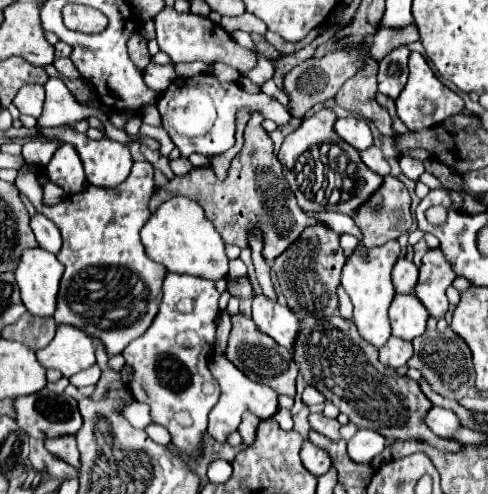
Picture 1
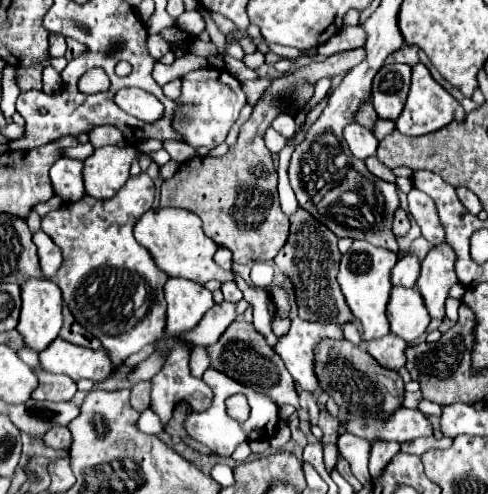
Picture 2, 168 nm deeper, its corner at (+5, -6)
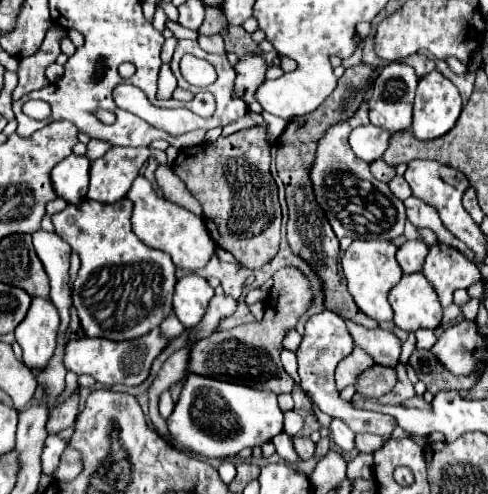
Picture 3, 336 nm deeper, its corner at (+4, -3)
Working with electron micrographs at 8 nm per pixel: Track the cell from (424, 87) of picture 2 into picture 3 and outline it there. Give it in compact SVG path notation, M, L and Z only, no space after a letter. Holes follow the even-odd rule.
M442 73L424 75L416 89L412 133L420 141L436 139L448 133L462 111L458 89Z

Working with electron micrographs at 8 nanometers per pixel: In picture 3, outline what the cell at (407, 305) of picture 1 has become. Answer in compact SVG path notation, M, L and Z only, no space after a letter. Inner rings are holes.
M422 273L402 275L388 301L394 309L394 323L404 331L436 329L442 321L440 301Z

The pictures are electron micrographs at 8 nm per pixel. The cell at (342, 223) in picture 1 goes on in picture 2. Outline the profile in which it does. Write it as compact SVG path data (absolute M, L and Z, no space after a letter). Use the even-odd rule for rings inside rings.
M355 240L351 250L347 254L343 254L341 258L341 266L339 266L339 276L337 282L343 290L343 296L351 308L351 312L355 314L355 318L361 322L363 340L373 340L379 336L385 336L389 332L389 322L385 316L385 304L389 300L389 292L391 292L391 268L397 262L397 254L385 248L375 248L369 242L363 240Z

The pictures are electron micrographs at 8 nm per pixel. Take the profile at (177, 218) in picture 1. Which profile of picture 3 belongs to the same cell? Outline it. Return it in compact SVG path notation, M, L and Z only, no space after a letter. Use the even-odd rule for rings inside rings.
M138 175L134 179L134 183L132 183L130 191L128 191L128 197L134 201L132 231L140 237L142 243L168 253L178 269L196 271L196 269L206 267L206 263L214 255L216 243L212 241L210 233L206 231L202 217L194 215L192 211L188 211L188 209L184 209L184 207L180 207L180 205L176 205L172 201L160 199L152 191L150 181L144 175Z

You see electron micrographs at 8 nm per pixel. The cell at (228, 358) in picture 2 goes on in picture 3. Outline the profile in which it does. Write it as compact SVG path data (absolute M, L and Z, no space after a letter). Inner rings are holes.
M282 267L280 271L274 273L272 279L274 285L270 289L270 301L266 301L264 319L238 325L228 331L218 331L198 341L192 347L192 355L190 355L192 373L200 373L220 381L248 385L254 389L270 389L276 395L290 393L294 389L294 379L284 371L280 363L282 339L286 335L286 329L296 327L296 321L308 309L312 293L308 279L294 267Z

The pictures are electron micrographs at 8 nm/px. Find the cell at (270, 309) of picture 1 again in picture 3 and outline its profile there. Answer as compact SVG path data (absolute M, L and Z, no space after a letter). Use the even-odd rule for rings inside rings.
M322 311L318 315L312 315L304 325L304 337L296 351L298 375L302 379L302 389L312 395L314 403L326 415L342 419L354 433L374 433L374 435L388 439L392 435L392 431L396 429L396 419L392 415L378 413L378 411L366 411L366 409L354 409L348 401L342 401L336 391L334 369L340 363L340 359L344 359L352 351L352 347L354 347L354 341L346 329L344 319L340 319L332 311Z

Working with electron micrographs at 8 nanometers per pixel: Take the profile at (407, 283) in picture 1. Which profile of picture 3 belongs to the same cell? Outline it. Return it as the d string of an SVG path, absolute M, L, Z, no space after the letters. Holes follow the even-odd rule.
M406 241L398 249L398 255L396 255L402 273L404 275L412 275L412 273L420 271L426 253L428 253L428 247L426 247L424 241Z

